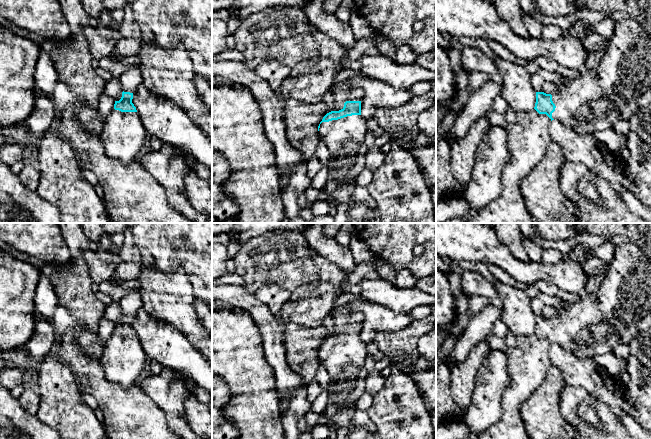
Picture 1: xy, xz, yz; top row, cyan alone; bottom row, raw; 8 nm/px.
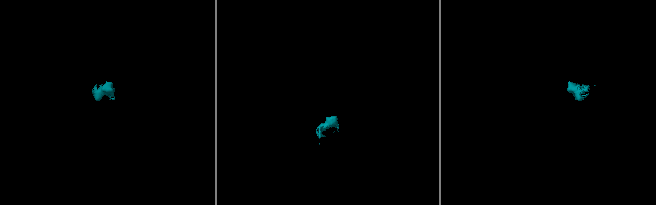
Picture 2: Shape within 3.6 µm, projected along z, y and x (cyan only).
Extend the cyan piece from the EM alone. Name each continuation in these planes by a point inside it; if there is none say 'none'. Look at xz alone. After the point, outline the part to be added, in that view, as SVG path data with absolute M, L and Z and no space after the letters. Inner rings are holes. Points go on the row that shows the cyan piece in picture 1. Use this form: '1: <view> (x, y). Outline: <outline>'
1: xz (342, 92). Outline: M343 81L332 88L334 94L335 106L333 111L339 111L343 109L346 101L361 101L364 92L359 89L352 89L347 81Z
2: xz (344, 138). Outline: M361 115L347 116L338 120L322 122L319 135L332 154L328 164L328 179L322 189L328 194L328 203L338 205L349 199L356 187L356 178L365 168L367 146L364 144L367 132L366 120Z

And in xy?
1: xy (132, 78). Outline: M132 67L123 72L120 76L120 82L124 92L134 93L137 87L144 81L139 67Z
2: xy (124, 136). Outline: M113 109L104 118L100 139L109 158L130 163L138 160L147 147L148 134L137 112Z

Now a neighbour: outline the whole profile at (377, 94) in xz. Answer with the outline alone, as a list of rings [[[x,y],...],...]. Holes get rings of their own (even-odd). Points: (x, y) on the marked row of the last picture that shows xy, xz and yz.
[[[356,76],[347,82],[352,89],[364,92],[361,100],[361,116],[365,120],[373,118],[378,108],[399,107],[414,96],[409,89],[395,88],[368,76]]]

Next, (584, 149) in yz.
[[[555,119],[551,121],[549,131],[552,142],[562,148],[566,162],[583,164],[592,174],[608,181],[617,194],[631,189],[632,176],[618,153],[605,149],[590,134],[580,135]]]

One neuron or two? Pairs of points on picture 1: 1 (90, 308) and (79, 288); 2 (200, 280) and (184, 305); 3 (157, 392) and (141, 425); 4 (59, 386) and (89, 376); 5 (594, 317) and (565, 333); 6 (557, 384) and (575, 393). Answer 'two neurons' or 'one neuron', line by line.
1: one neuron
2: two neurons
3: two neurons
4: two neurons
5: one neuron
6: two neurons

